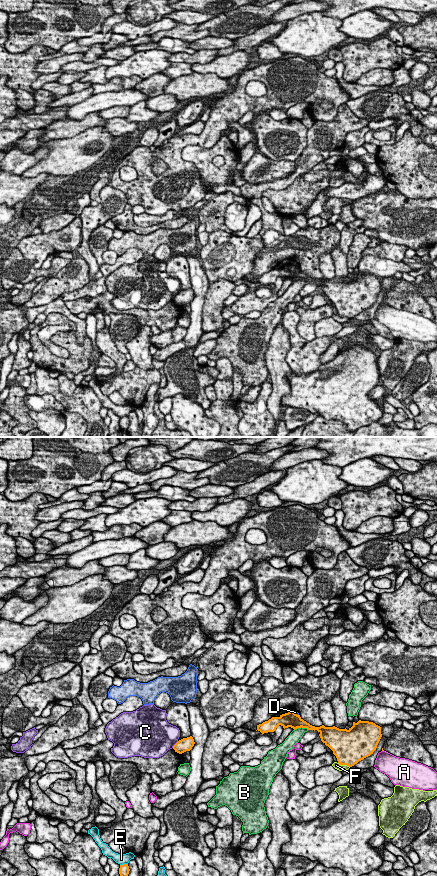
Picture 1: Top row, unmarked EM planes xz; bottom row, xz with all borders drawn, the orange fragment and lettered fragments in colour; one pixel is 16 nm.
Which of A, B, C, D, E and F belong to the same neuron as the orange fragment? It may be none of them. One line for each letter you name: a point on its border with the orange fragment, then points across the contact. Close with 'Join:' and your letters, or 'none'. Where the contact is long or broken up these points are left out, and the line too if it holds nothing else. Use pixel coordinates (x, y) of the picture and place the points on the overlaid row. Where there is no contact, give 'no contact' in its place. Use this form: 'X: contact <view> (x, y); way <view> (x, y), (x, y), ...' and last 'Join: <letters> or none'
Join: none

